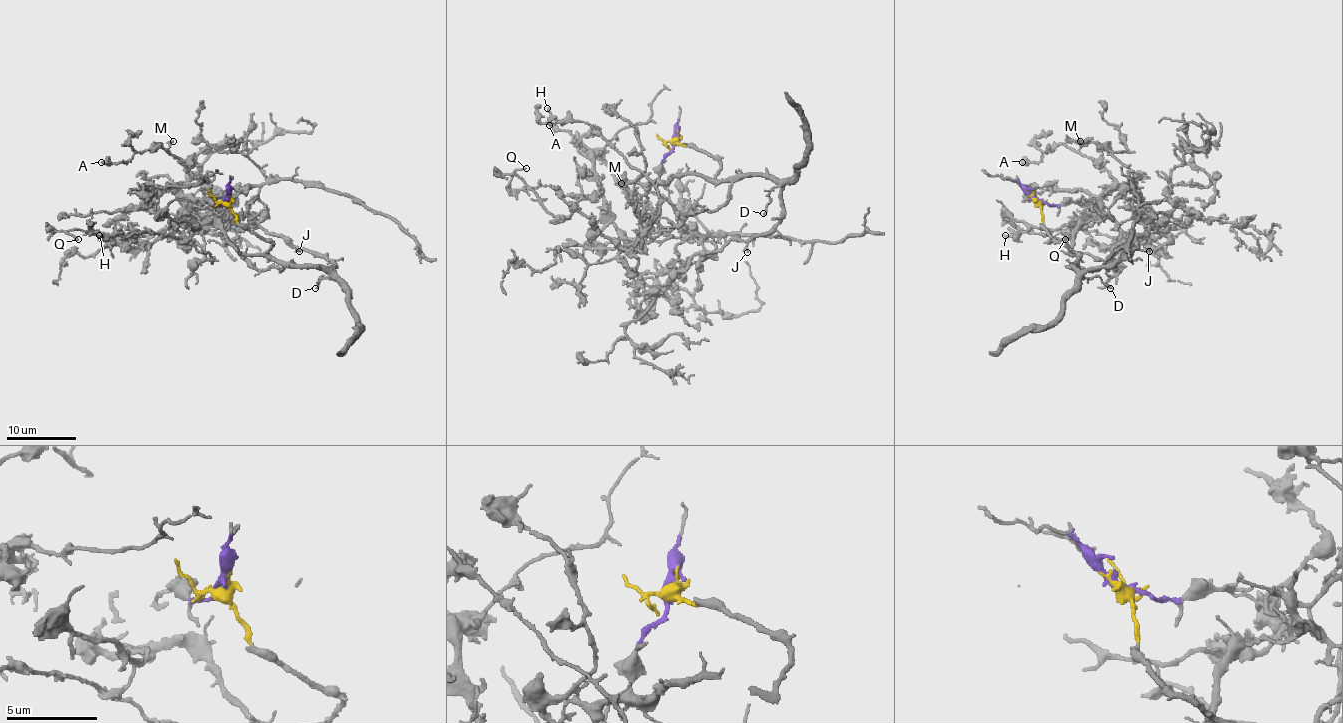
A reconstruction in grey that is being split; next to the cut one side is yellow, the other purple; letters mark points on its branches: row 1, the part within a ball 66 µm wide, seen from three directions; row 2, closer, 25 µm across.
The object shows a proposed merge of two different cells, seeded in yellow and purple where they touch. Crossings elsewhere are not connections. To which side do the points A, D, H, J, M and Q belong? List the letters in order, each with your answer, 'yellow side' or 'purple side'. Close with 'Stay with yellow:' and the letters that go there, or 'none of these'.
A: purple side
D: yellow side
H: purple side
J: yellow side
M: purple side
Q: purple side
Stay with yellow: D, J

